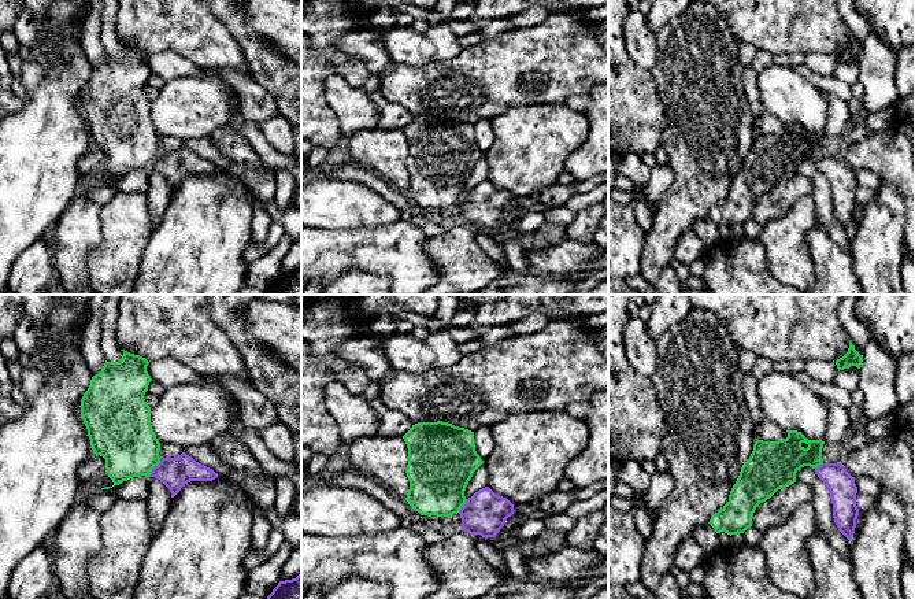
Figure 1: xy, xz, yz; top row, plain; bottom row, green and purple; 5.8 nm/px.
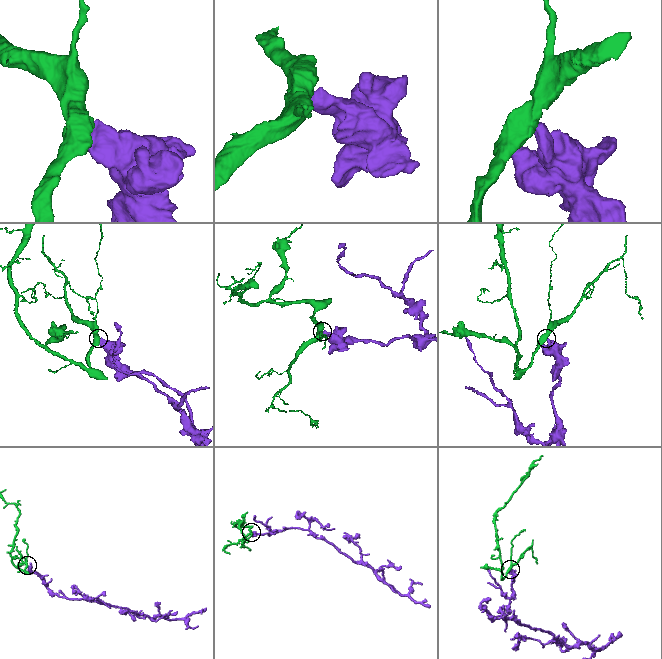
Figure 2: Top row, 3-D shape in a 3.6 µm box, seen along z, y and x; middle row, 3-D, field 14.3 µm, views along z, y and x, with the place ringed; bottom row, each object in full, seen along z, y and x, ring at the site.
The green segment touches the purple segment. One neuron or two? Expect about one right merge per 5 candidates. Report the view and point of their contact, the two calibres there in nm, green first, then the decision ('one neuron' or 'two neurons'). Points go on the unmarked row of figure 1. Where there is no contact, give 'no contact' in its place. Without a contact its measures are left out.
xy (152, 161) | 340/180 nm | two neurons

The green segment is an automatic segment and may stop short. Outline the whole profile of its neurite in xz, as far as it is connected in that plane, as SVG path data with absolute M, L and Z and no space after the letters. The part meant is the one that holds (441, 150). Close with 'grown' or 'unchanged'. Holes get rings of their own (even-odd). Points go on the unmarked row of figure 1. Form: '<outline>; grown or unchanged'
M418 115L403 129L408 141L408 158L405 162L410 182L405 193L421 208L451 210L466 197L466 180L474 164L484 156L475 144L474 125L448 115Z; unchanged

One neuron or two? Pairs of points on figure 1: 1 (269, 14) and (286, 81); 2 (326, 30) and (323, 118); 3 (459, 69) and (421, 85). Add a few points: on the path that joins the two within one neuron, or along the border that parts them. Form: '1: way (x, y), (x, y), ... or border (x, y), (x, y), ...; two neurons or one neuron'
1: border (252, 30), (266, 39), (286, 59); two neurons
2: way (315, 52), (315, 96); one neuron
3: way (449, 78), (443, 85), (430, 85); one neuron

